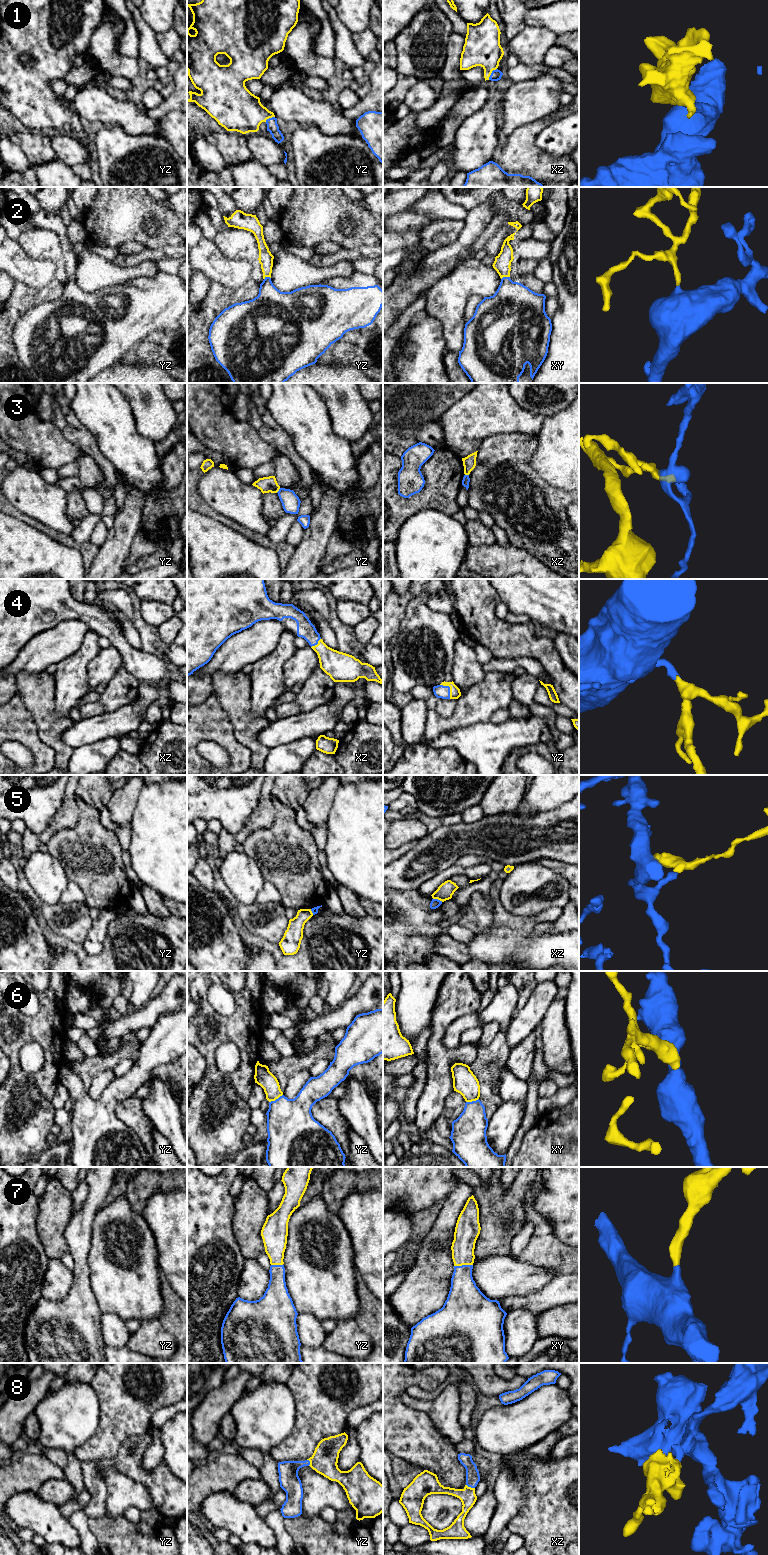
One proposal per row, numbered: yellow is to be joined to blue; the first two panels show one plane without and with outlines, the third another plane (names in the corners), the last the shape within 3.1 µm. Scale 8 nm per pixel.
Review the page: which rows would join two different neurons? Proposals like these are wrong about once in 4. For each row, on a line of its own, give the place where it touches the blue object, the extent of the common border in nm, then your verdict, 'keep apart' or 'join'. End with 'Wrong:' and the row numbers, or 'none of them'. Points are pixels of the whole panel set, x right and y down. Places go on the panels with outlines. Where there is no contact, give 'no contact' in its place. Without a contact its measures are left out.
1: contact xz (491, 73); length 120 nm; join
2: contact xy (505, 277); length 80 nm; join
3: contact yz (279, 490); length 50 nm; keep apart
4: contact yz (449, 688); length 150 nm; join
5: contact xz (437, 899); length 80 nm; keep apart
6: contact yz (276, 1099); length 130 nm; join
7: contact xy (463, 1265); length 150 nm; join
8: contact xz (470, 1486); length 80 nm; join
Wrong: 3, 5

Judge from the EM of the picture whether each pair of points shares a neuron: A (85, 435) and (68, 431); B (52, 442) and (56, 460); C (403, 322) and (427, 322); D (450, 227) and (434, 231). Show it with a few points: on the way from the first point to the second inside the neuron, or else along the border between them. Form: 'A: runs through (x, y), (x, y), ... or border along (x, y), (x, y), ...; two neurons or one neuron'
A: runs through (81, 435), (72, 434); one neuron
B: runs through (52, 446), (54, 456); one neuron
C: border along (424, 312), (412, 322); two neurons
D: runs through (446, 230), (438, 231); one neuron

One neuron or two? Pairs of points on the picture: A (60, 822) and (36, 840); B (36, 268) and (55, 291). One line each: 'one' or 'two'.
A: one
B: two

